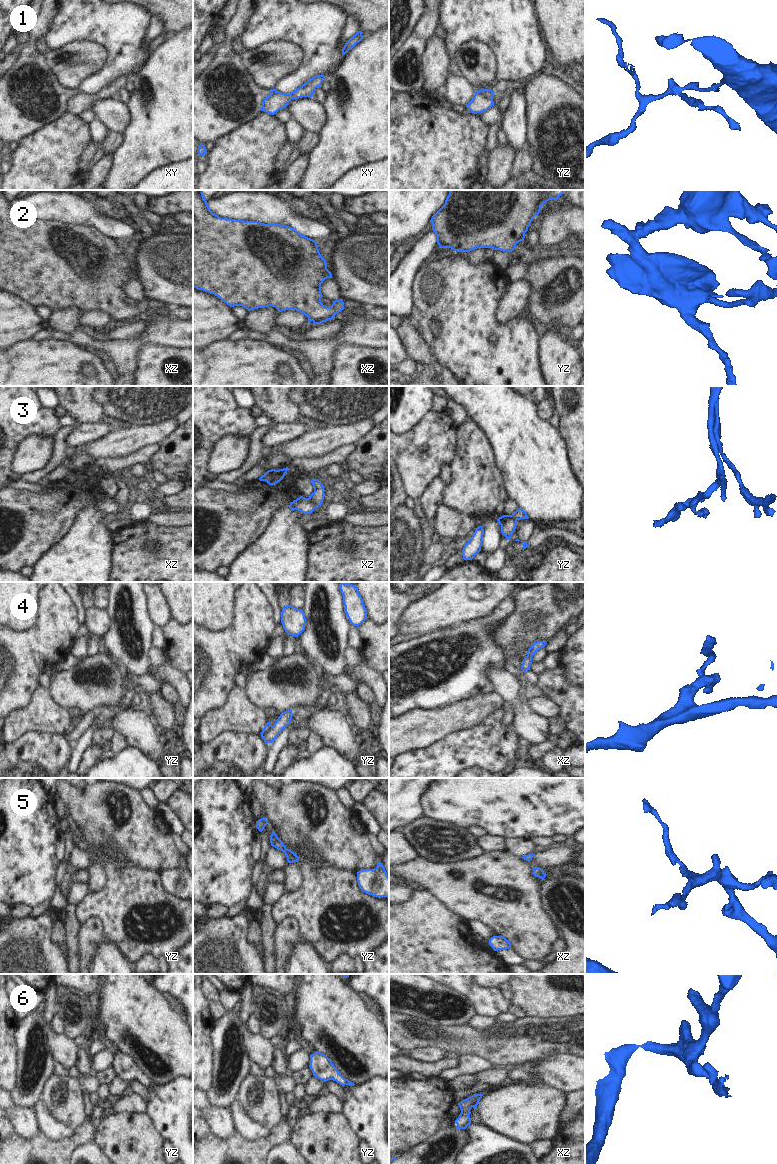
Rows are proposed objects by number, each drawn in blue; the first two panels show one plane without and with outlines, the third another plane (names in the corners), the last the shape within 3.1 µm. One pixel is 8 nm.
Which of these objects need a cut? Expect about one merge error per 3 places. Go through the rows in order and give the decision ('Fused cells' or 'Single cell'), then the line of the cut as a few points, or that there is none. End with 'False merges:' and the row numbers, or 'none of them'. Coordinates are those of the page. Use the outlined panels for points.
1: Fused cells. Split along yz (479, 90), (491, 97)
2: Single cell. No split
3: Fused cells. Split along yz (516, 519), (510, 515), (501, 525)
4: Single cell. No split
5: Single cell. No split
6: Single cell. No split
False merges: 1, 3

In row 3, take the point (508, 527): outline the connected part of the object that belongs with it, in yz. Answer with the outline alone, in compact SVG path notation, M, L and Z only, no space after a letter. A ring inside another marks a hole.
M510 515L508 519L501 525L501 533L508 540L511 540L511 535L515 531L517 526L517 520Z

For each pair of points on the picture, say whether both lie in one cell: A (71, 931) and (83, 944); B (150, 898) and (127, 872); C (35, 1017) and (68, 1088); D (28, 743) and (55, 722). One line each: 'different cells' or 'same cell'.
A: different cells
B: same cell
C: different cells
D: different cells

